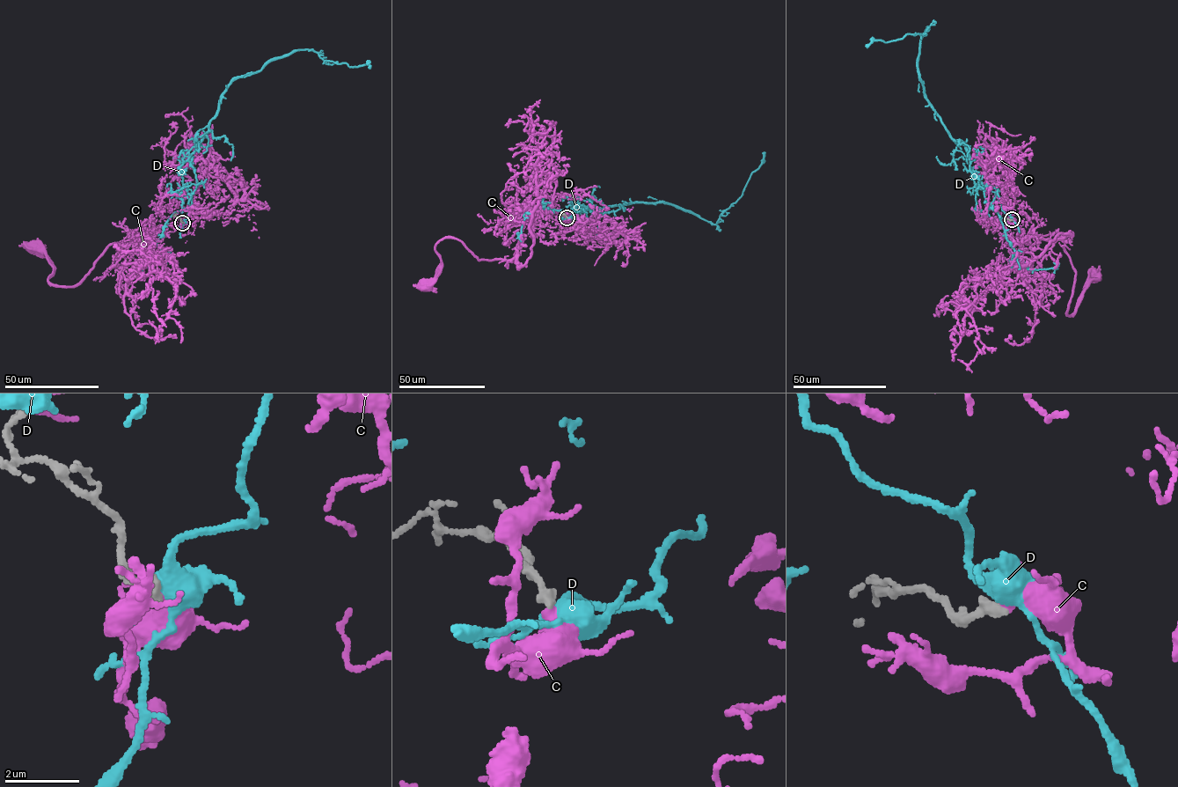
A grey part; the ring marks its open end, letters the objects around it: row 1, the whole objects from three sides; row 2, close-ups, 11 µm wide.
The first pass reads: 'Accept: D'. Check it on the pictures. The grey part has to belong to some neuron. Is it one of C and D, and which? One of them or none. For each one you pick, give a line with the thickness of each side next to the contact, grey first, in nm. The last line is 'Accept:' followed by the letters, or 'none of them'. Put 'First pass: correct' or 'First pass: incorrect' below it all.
C: calibres 320 and 200 nm
Accept: C
First pass: incorrect

